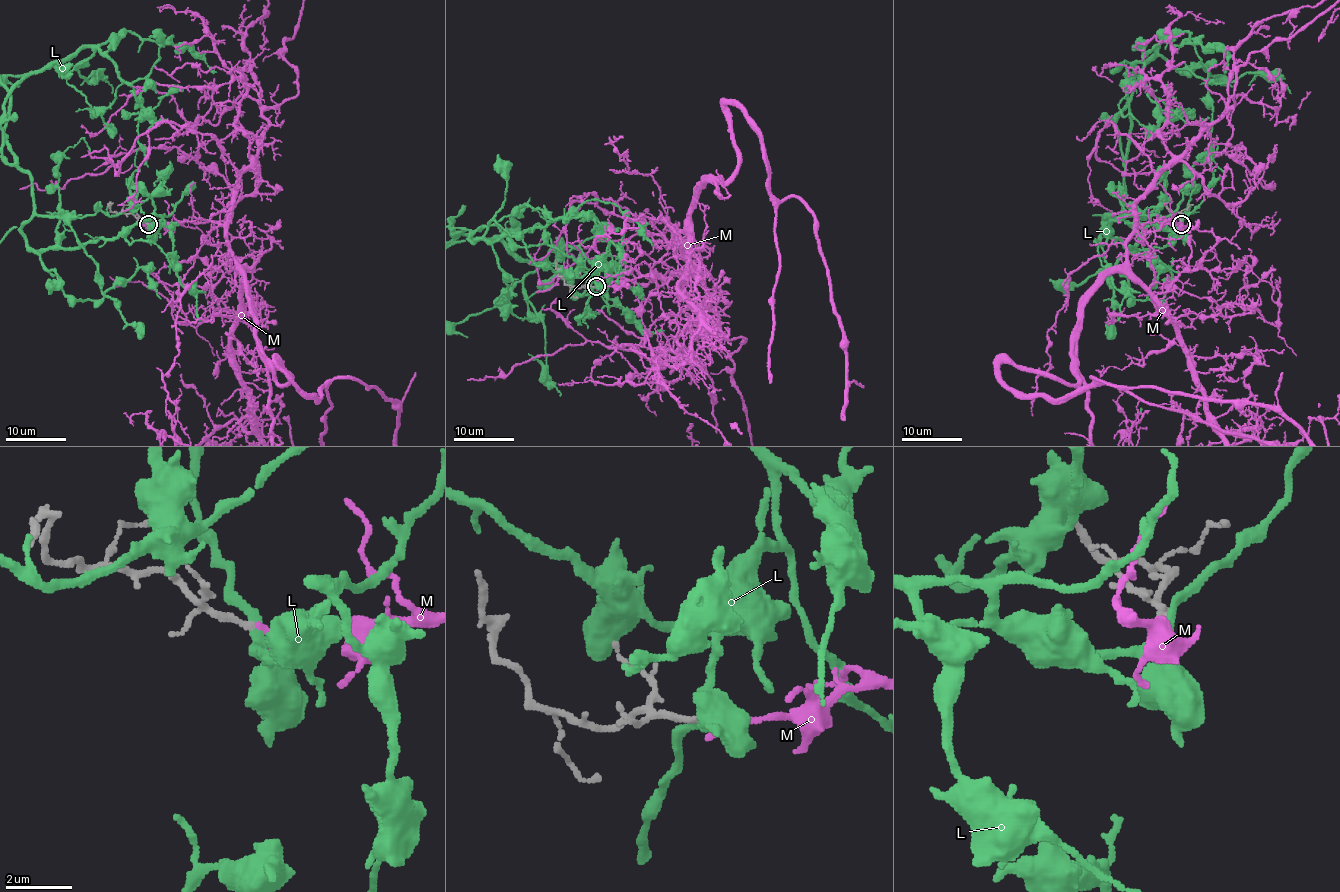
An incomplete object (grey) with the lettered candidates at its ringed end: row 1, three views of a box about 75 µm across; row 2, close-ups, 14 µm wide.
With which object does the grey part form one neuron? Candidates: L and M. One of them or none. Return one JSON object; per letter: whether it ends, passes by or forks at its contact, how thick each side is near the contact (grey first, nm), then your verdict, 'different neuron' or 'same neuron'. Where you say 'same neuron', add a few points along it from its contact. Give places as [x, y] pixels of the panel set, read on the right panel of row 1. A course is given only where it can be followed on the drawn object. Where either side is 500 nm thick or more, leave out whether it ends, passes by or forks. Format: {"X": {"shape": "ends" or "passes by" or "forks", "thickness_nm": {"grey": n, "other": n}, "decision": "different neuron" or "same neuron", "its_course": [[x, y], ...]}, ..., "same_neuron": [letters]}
{"L": {"shape": "forks", "thickness_nm": {"grey": 200, "other": 240}, "decision": "different neuron"}, "M": {"shape": "ends", "thickness_nm": {"grey": 190, "other": 240}, "decision": "same neuron"}, "same_neuron": ["M"]}

